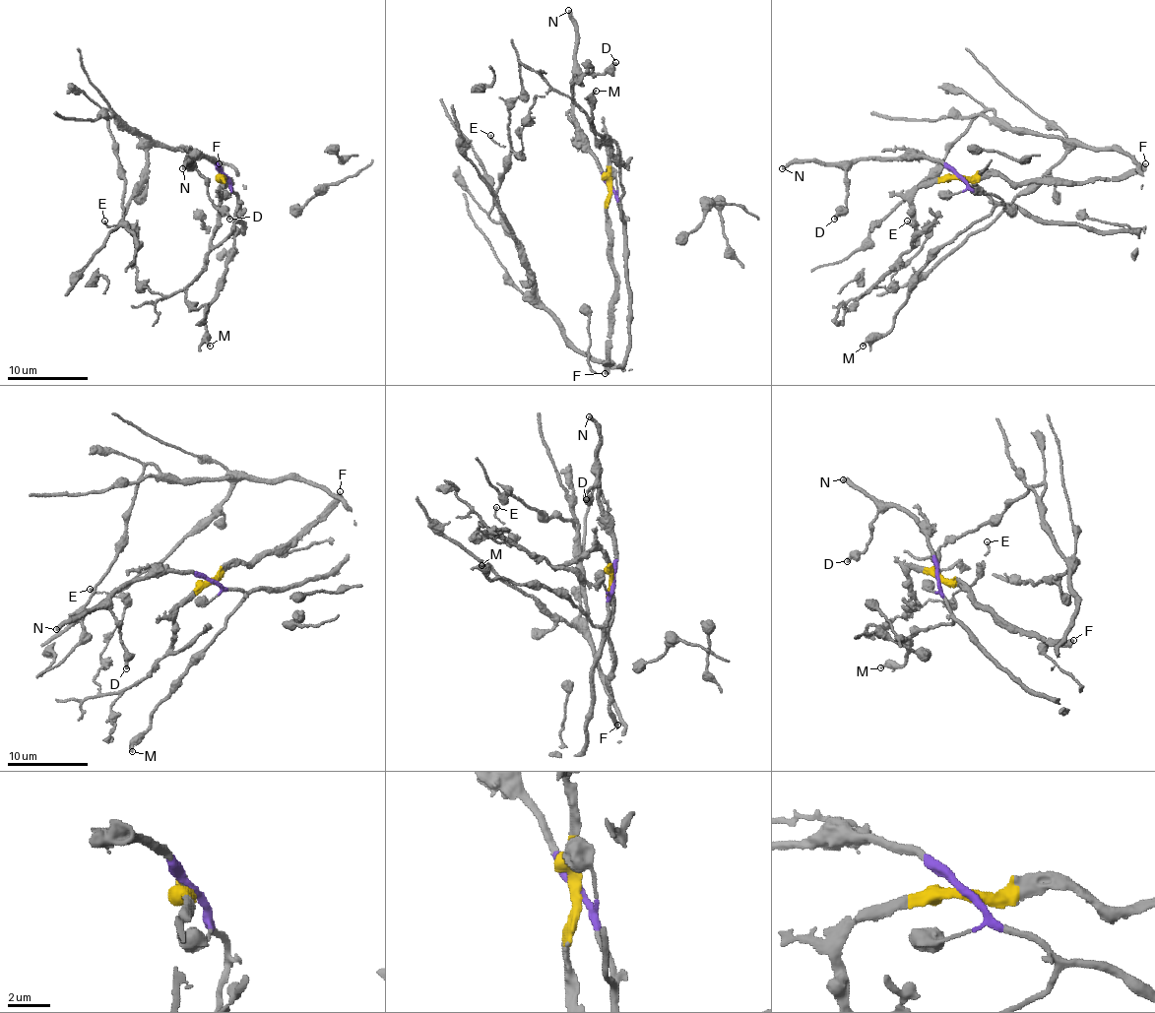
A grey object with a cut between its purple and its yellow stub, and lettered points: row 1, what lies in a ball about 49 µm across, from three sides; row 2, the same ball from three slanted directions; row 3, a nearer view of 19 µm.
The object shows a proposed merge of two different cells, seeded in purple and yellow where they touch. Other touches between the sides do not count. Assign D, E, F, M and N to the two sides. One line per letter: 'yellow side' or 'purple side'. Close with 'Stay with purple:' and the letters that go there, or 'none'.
D: purple side
E: yellow side
F: yellow side
M: purple side
N: purple side
Stay with purple: D, M, N

